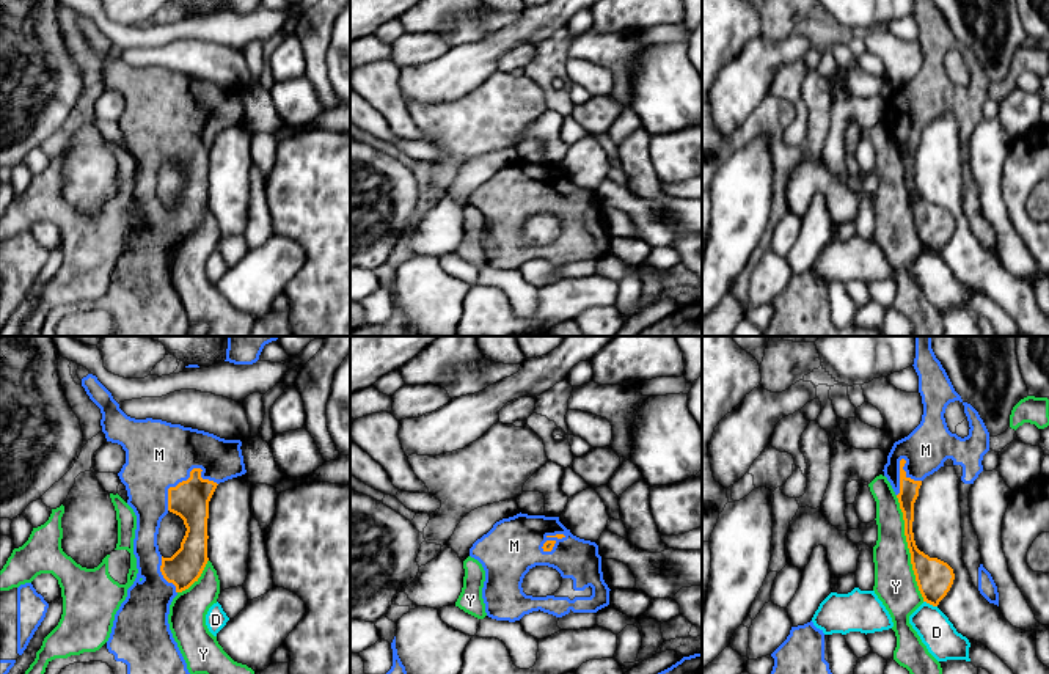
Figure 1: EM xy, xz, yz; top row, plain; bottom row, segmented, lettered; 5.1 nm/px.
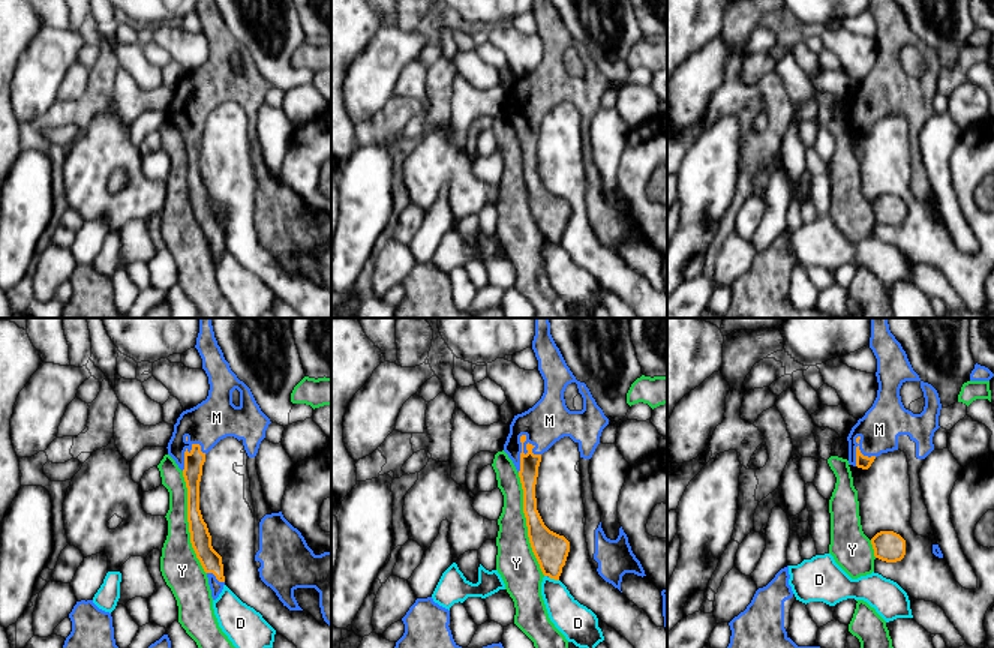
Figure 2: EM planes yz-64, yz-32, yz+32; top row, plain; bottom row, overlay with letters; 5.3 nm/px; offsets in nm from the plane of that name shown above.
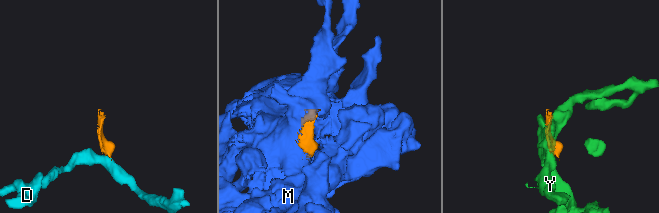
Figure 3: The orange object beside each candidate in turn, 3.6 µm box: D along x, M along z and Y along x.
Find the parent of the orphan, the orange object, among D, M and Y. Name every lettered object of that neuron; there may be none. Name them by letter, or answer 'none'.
M

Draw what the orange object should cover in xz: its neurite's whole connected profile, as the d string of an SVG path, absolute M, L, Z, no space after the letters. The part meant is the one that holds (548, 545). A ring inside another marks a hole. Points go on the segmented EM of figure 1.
M520 512L503 518L473 544L470 556L477 559L485 570L482 599L485 613L492 619L515 622L532 611L562 617L568 613L597 613L609 605L611 589L603 580L598 545L573 536L559 517ZM535 566L548 566L561 573L562 584L554 594L532 597L523 592L523 578Z

